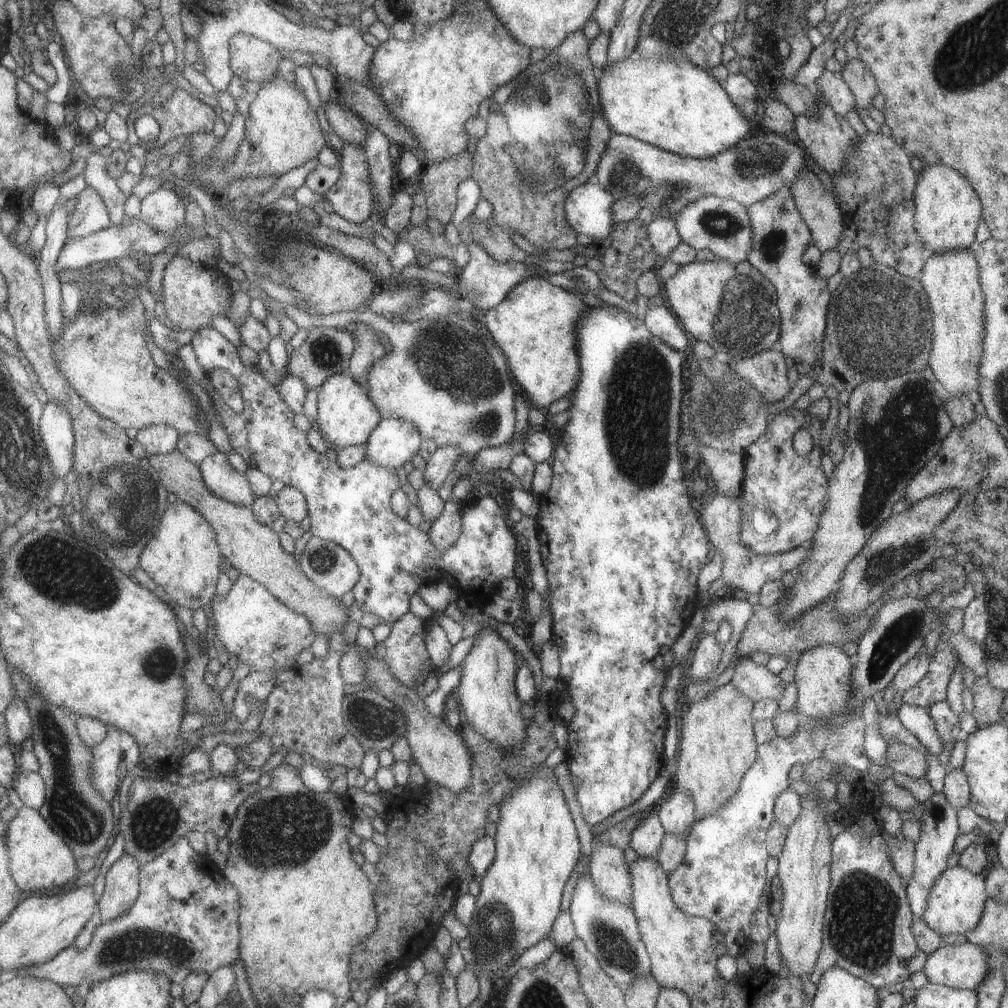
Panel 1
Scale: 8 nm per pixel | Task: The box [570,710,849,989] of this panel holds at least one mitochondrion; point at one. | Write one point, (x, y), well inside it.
(619, 955)

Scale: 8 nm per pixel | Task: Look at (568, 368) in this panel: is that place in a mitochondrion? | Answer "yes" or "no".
no

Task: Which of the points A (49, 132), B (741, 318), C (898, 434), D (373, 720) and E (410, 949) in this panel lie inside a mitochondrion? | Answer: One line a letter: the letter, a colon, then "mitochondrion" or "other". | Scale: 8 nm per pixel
A: other
B: mitochondrion
C: mitochondrion
D: mitochondrion
E: other

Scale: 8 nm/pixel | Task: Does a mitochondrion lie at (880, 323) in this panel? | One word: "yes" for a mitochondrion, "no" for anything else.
yes

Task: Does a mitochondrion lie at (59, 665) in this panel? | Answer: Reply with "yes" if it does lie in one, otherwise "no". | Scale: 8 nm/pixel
no

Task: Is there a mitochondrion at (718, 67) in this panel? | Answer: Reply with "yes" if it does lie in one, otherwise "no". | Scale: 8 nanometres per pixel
no

